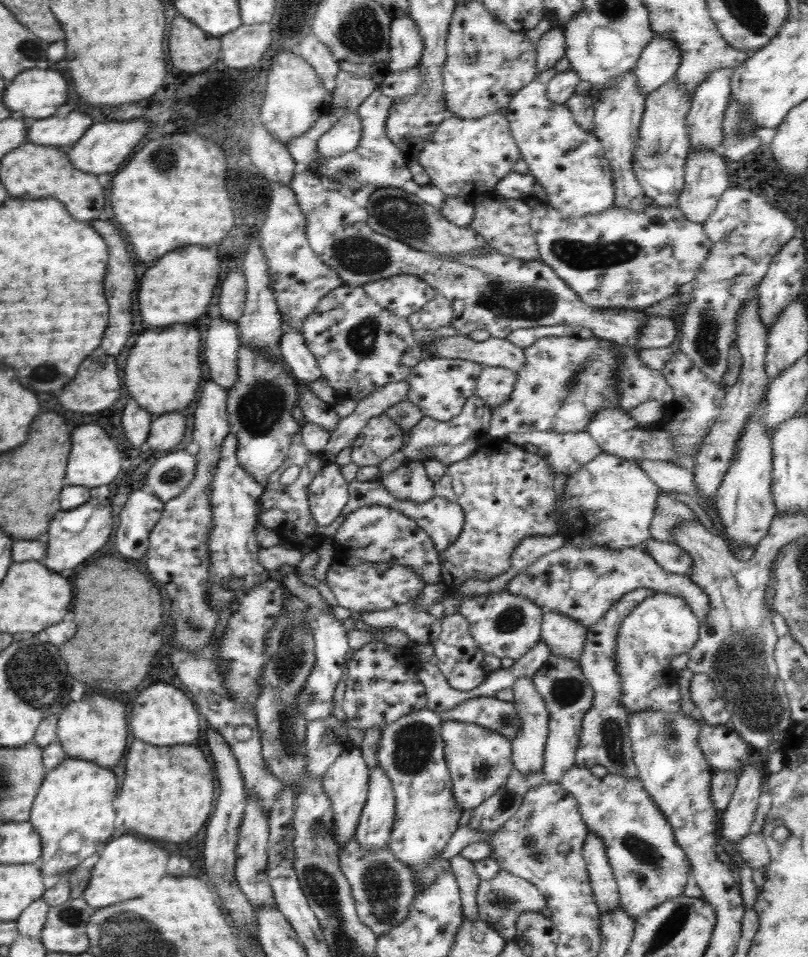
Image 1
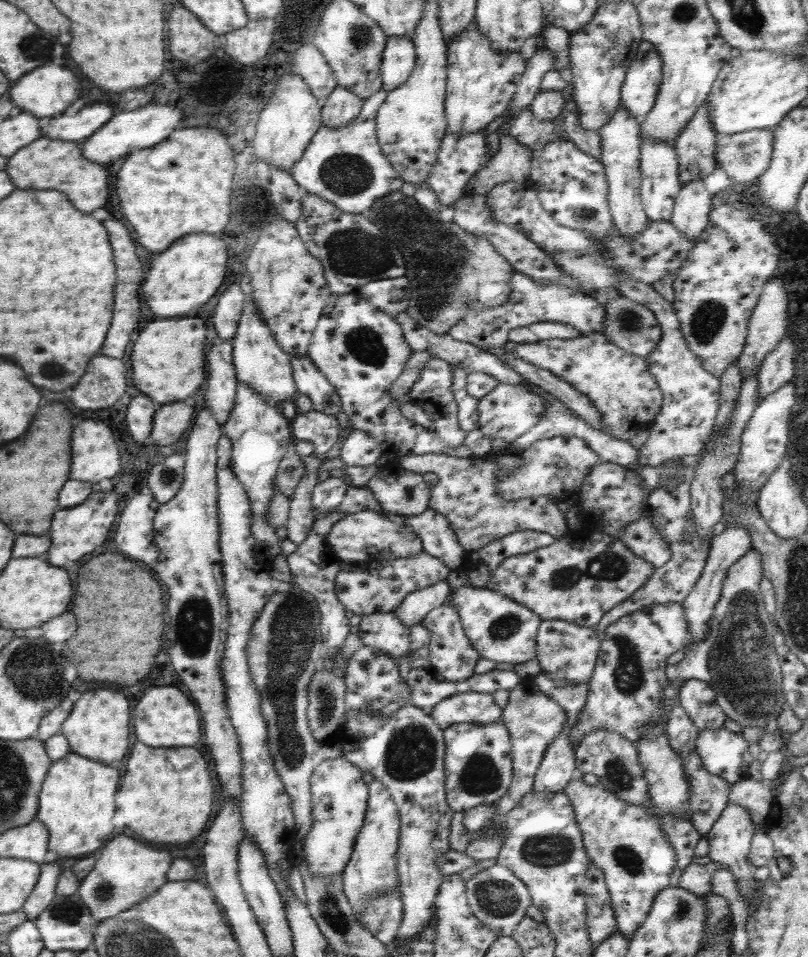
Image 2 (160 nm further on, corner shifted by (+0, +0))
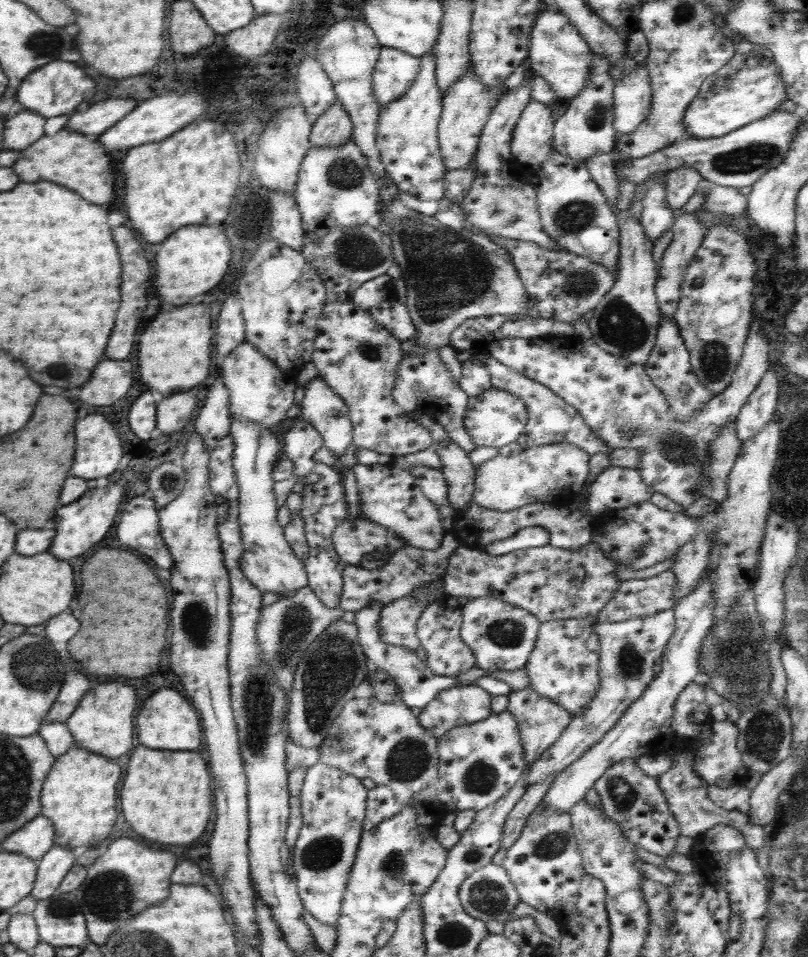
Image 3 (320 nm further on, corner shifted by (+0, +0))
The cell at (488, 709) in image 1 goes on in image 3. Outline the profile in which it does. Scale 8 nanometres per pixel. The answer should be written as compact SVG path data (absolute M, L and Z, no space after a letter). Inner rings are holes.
M458 685L440 692L417 711L417 717L422 728L439 739L452 728L488 718L493 713L491 703L491 695L483 688Z

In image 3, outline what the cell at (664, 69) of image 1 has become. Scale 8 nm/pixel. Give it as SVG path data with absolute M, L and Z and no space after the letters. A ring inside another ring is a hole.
M645 62L629 75L616 81L614 88L613 127L617 133L632 134L651 110L652 89Z

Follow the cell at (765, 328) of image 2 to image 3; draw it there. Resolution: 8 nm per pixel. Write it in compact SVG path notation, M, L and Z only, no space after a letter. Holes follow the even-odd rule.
M752 319L751 327L745 342L741 359L738 361L734 376L730 384L704 405L702 412L692 416L692 420L686 422L674 422L662 391L650 380L644 365L634 364L627 358L614 356L600 348L594 339L584 339L576 335L566 337L538 337L538 338L512 338L504 336L502 339L492 341L486 348L492 358L513 368L516 372L524 374L528 378L547 386L560 398L563 398L570 406L576 408L584 418L584 423L592 429L596 437L600 437L608 447L612 449L628 448L640 449L642 460L637 466L637 471L642 477L642 483L650 486L654 493L660 493L688 508L694 504L697 498L692 496L700 475L708 464L708 447L712 439L716 439L720 429L728 423L734 423L740 415L740 410L748 396L754 392L763 374L770 368L768 359L768 337L764 337L762 325Z

